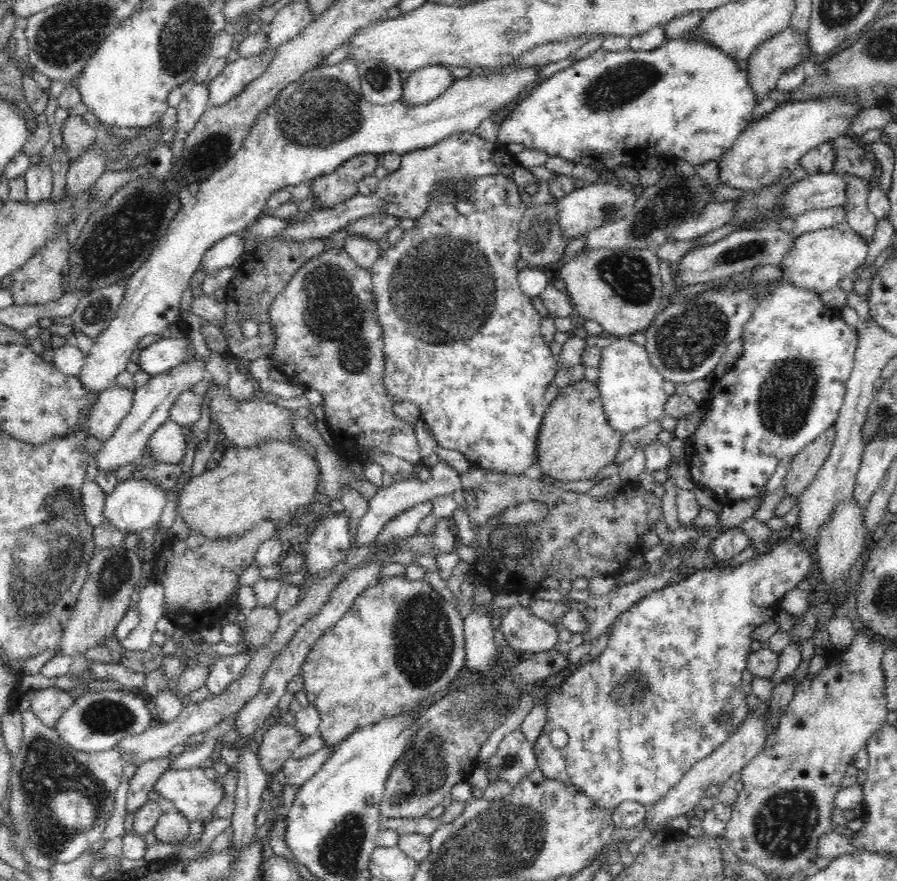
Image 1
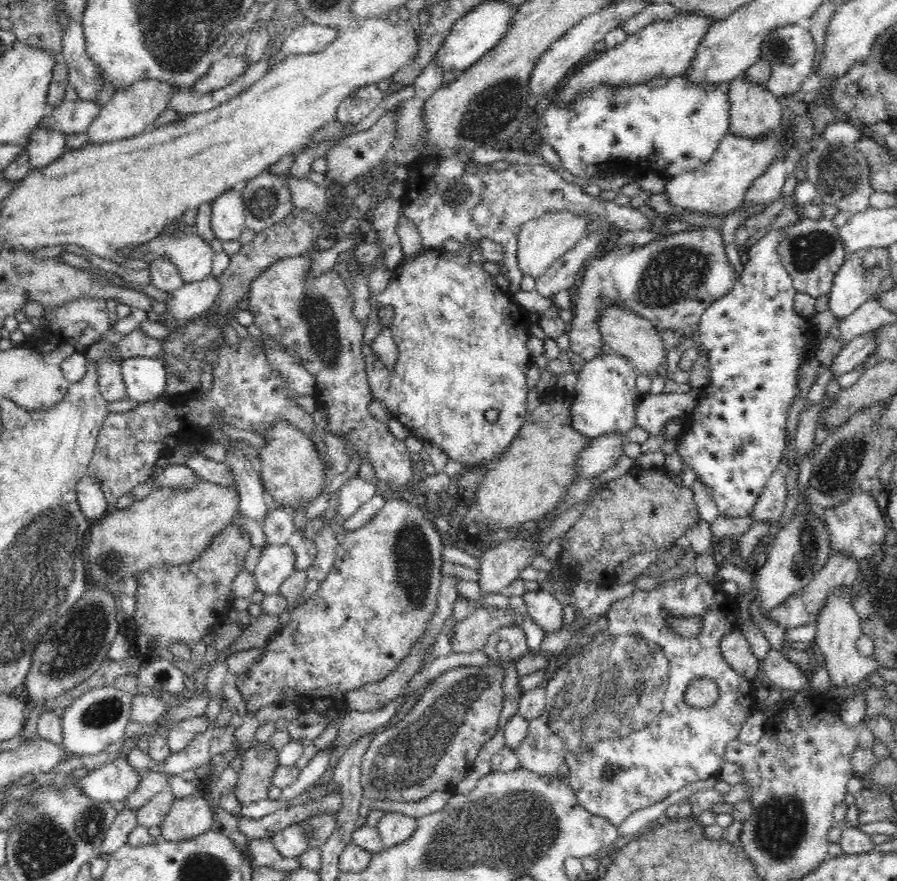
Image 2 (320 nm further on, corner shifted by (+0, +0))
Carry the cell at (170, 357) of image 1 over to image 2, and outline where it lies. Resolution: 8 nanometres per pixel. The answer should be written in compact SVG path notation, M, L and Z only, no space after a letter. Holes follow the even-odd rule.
M136 356L121 363L126 398L136 403L146 403L163 395L167 372L160 359Z

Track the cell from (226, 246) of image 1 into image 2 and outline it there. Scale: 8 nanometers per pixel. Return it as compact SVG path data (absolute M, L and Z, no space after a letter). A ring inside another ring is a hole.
M240 188L228 189L212 201L211 230L224 241L237 240L245 228L243 198Z

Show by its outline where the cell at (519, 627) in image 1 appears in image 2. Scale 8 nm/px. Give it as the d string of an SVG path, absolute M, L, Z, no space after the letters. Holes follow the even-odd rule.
M516 626L502 627L495 630L486 641L483 651L491 659L517 660L530 652L526 645L526 635L522 628Z

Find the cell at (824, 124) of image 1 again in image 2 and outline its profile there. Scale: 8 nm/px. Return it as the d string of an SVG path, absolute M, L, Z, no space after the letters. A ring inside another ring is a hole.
M785 123L782 138L781 133L778 136L776 131L774 130L768 136L762 136L760 140L752 140L728 132L706 164L667 178L663 195L672 206L693 210L693 212L725 214L734 210L745 200L745 194L754 180L767 171L772 160L781 158L782 151L786 149L784 147L786 135L788 134L788 138L790 138L787 123ZM780 139L783 140L782 146Z

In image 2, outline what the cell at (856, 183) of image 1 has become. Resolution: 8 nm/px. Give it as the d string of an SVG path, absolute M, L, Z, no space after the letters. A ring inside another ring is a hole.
M828 145L824 150L808 148L804 157L807 178L816 185L818 203L822 206L835 204L842 212L853 215L869 206L869 198L874 191L870 184L870 165L863 152L851 147Z

